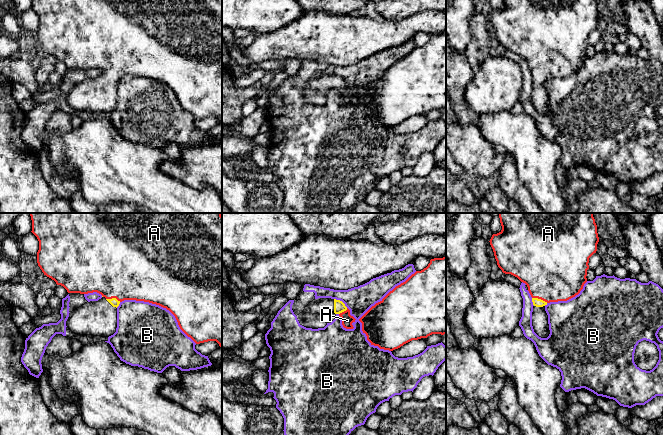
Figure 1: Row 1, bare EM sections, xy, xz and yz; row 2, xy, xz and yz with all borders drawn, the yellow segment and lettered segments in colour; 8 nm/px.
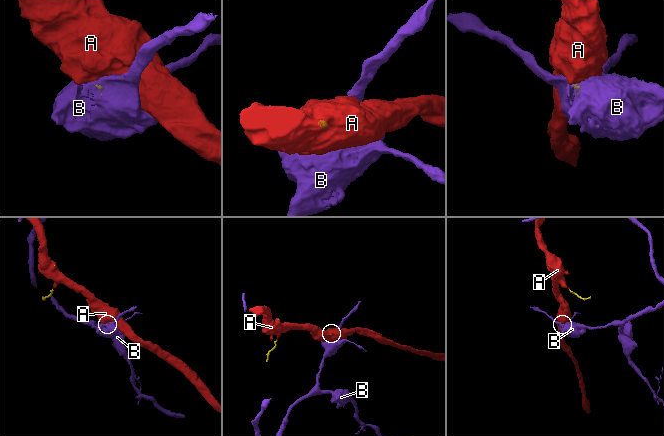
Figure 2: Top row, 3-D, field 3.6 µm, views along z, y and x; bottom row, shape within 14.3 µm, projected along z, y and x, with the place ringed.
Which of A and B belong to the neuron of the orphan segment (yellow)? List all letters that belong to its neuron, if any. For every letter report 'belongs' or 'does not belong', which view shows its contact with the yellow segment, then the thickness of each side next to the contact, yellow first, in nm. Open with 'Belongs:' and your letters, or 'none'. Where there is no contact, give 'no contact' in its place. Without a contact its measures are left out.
Belongs: A
A: belongs; meets yellow in yz; 70 nm thick on the yellow side, 480 nm on the other
B: does not belong; meets yellow in xz; 90 nm thick on the yellow side, 220 nm on the other

